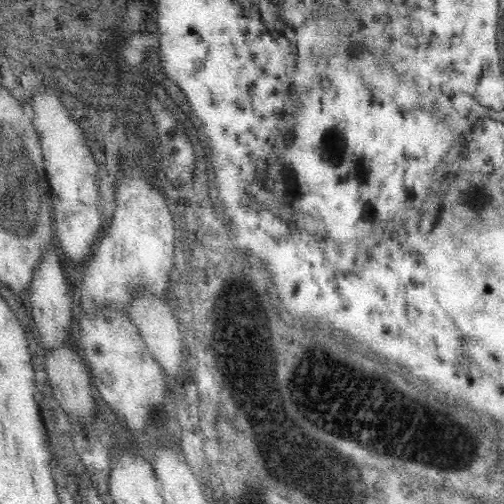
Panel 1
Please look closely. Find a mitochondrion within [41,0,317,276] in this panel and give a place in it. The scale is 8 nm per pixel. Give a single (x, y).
(139, 112)

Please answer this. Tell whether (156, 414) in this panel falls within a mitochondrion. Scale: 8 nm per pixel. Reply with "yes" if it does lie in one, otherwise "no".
no

